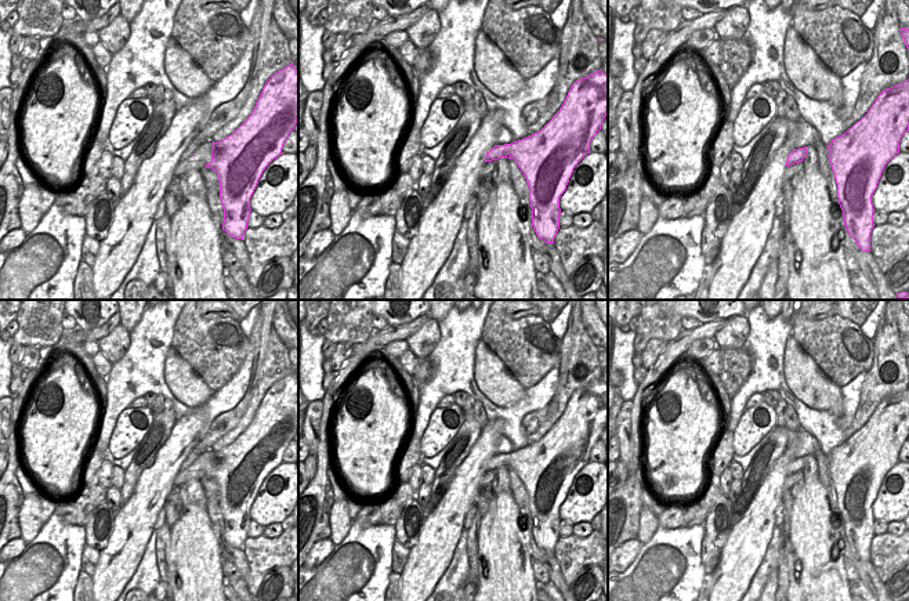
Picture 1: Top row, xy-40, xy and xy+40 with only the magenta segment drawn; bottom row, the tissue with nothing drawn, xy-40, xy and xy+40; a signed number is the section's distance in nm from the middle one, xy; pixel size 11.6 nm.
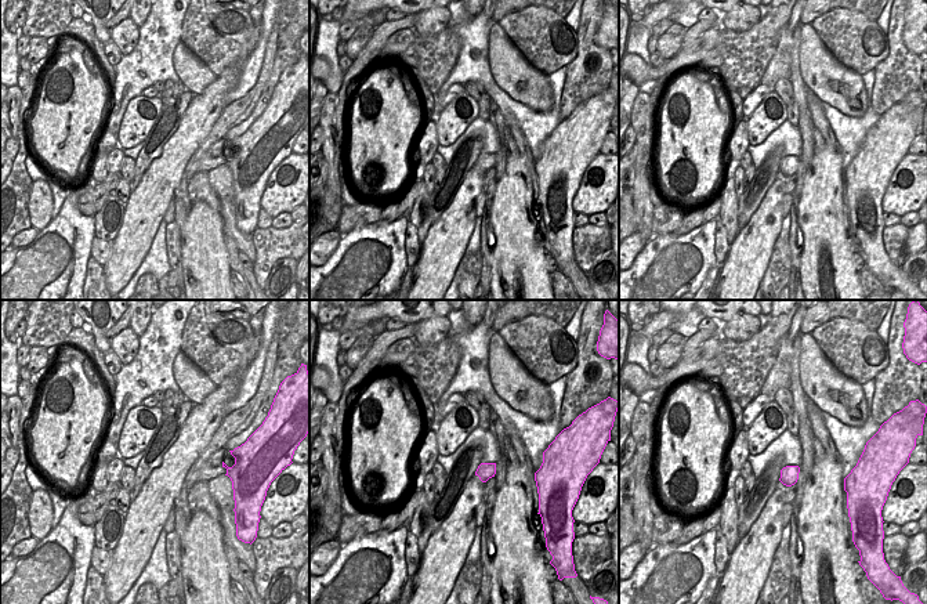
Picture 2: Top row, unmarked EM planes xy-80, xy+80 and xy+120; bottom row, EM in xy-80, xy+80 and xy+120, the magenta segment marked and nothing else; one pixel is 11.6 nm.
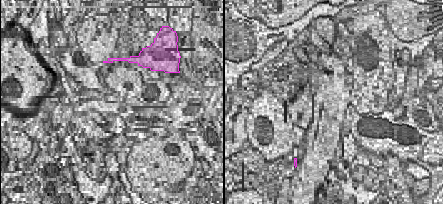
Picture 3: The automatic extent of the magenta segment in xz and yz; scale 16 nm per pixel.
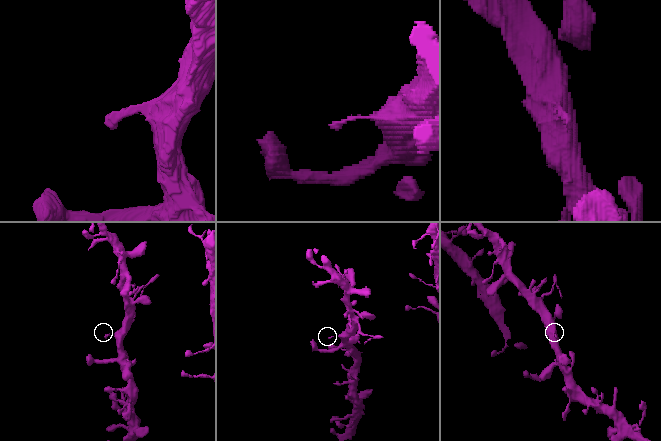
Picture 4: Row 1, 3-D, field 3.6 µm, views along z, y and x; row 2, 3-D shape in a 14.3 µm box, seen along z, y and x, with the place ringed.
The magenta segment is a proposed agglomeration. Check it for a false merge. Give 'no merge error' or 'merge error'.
no merge error

